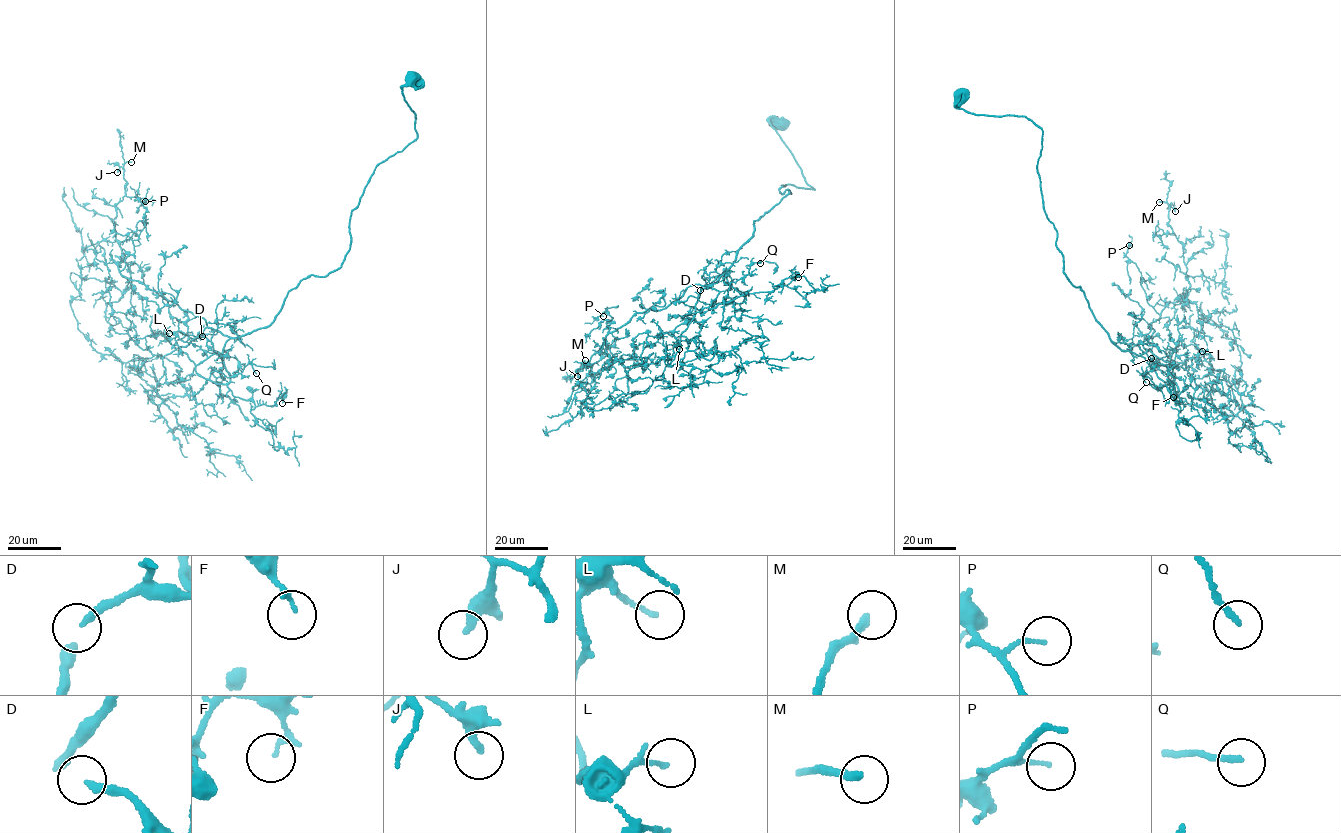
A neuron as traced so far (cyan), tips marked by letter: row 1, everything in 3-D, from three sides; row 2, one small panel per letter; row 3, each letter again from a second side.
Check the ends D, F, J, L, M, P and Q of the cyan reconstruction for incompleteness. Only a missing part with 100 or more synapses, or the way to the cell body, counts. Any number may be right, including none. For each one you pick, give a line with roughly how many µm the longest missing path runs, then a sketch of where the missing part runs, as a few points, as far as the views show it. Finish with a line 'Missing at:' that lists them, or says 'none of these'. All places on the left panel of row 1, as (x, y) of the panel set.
D: Missing length about 80 µm. Course of what is missing: (202, 336), (200, 328), (212, 304), (202, 266), (192, 249), (188, 229), (213, 216), (226, 227), (237, 218)
M: Missing length about 50 µm. Course of what is missing: (131, 162), (142, 151), (162, 165), (162, 170), (170, 174), (175, 182), (177, 206), (157, 218)
Missing at: D, M

